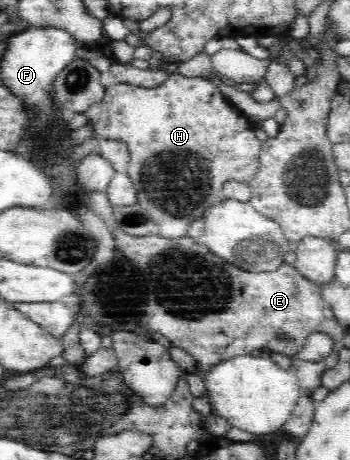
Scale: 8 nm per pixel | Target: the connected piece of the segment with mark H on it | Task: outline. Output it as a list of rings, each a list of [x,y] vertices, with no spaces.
[[[170,73],[167,80],[163,84],[142,87],[129,83],[117,83],[104,92],[104,97],[99,102],[101,111],[99,121],[94,126],[94,136],[104,140],[120,140],[128,145],[130,152],[130,162],[127,168],[128,176],[133,182],[134,188],[138,192],[138,204],[146,211],[146,214],[153,220],[158,227],[159,236],[170,238],[181,238],[188,234],[191,224],[197,218],[203,217],[203,214],[209,210],[211,201],[219,198],[223,184],[228,181],[235,180],[240,182],[249,182],[254,179],[255,174],[260,168],[260,152],[264,141],[257,138],[249,120],[245,118],[245,114],[239,114],[235,108],[229,106],[229,102],[225,102],[225,98],[221,96],[221,91],[213,86],[212,82],[207,82],[207,78],[187,78],[187,76]]]

